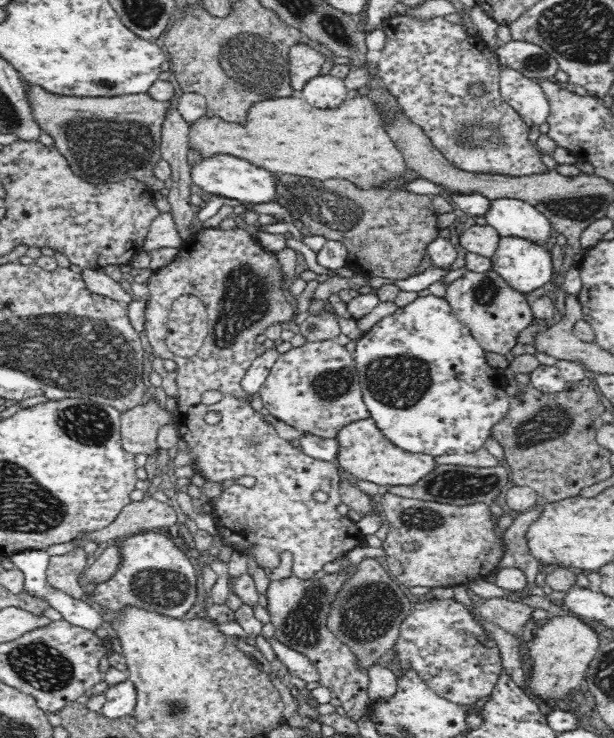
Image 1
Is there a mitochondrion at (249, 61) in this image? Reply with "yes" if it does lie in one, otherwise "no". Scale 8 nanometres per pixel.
yes

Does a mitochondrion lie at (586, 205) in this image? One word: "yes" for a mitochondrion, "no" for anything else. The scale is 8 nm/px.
yes

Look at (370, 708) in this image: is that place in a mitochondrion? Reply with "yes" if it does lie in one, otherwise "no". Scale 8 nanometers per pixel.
no

